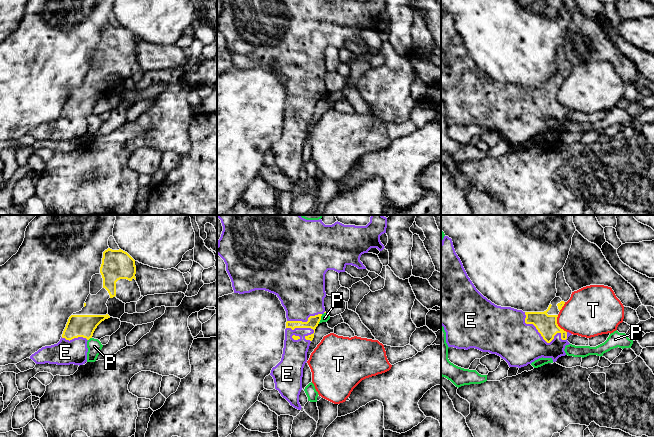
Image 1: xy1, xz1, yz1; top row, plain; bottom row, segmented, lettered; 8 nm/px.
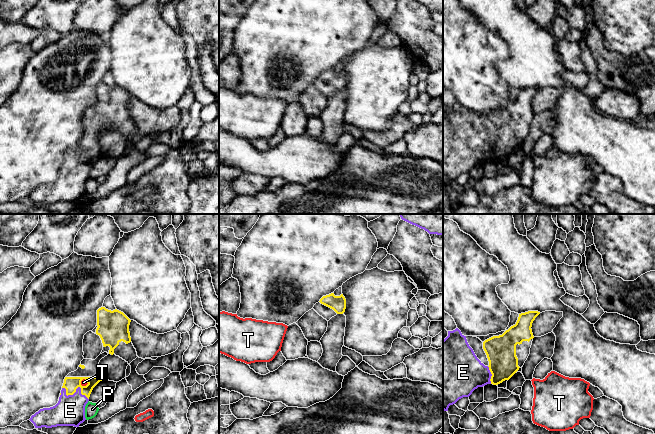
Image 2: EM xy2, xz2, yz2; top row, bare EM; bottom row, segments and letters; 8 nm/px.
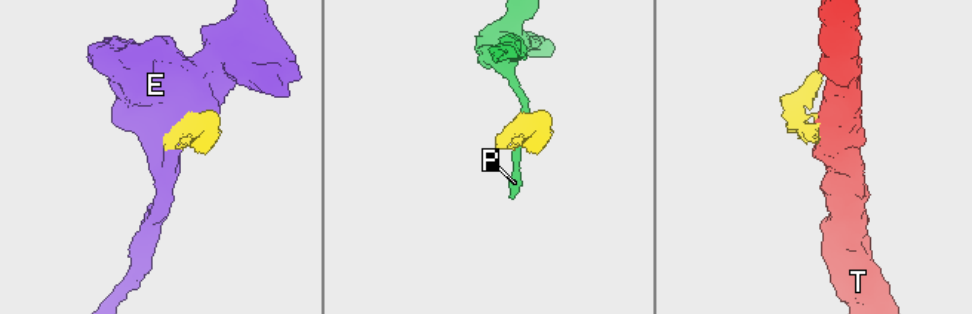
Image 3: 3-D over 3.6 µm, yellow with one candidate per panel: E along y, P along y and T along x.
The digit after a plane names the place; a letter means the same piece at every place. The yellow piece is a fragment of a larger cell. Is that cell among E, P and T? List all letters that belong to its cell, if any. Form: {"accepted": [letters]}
{"accepted": ["E"]}

